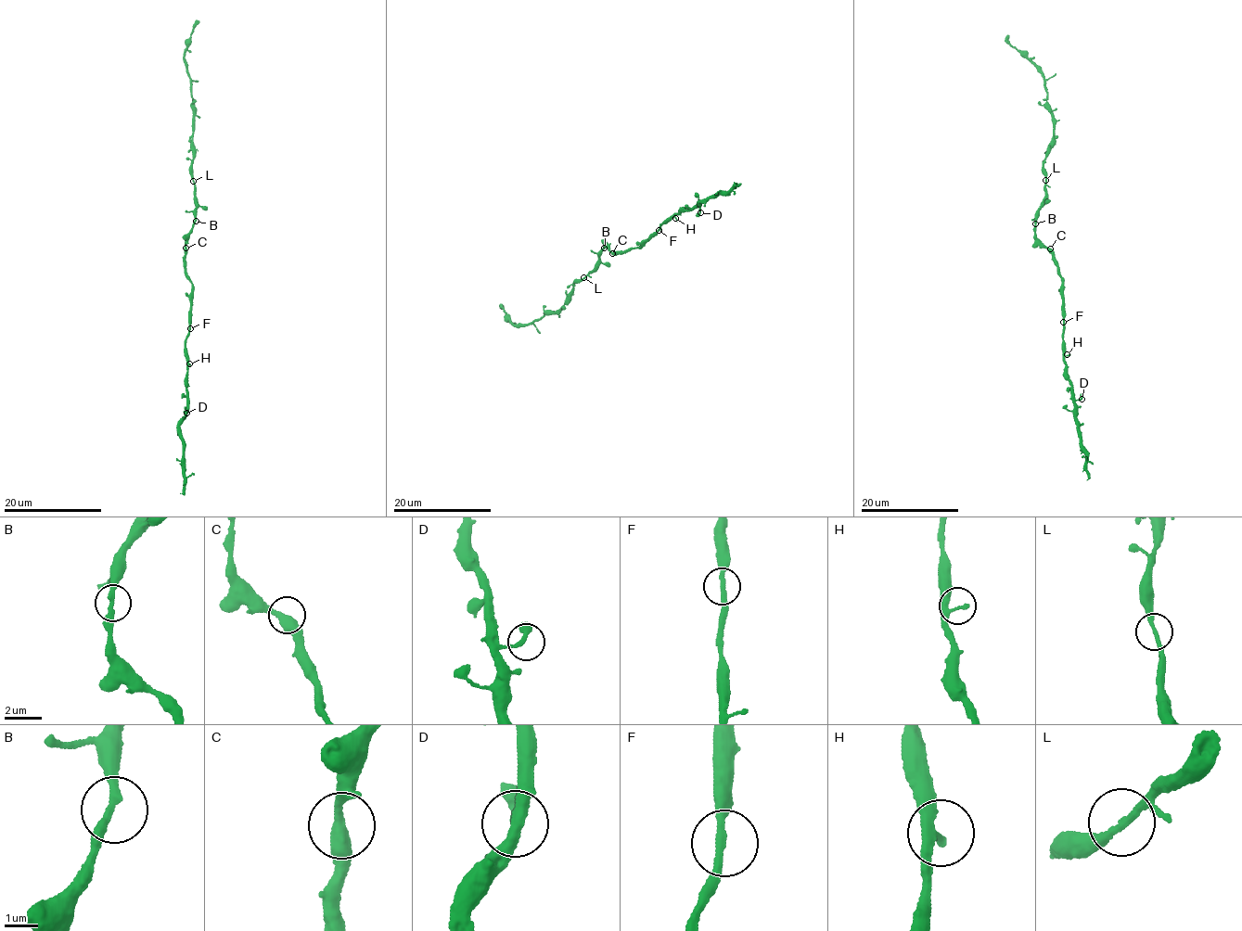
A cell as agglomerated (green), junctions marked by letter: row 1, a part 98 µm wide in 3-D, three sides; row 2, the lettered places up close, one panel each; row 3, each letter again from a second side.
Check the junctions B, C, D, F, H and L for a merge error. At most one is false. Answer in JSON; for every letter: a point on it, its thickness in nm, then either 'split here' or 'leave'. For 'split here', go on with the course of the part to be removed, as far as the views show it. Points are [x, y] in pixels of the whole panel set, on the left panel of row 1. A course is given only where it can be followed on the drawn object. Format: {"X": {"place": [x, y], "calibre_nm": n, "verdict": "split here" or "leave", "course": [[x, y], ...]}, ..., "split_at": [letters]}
{"B": {"place": [196, 221], "calibre_nm": 280, "verdict": "leave"}, "C": {"place": [185, 248], "calibre_nm": 400, "verdict": "leave"}, "D": {"place": [186, 413], "calibre_nm": 280, "verdict": "leave"}, "F": {"place": [190, 328], "calibre_nm": 240, "verdict": "leave"}, "H": {"place": [189, 363], "calibre_nm": 240, "verdict": "leave"}, "L": {"place": [193, 181], "calibre_nm": 190, "verdict": "leave"}, "split_at": []}

